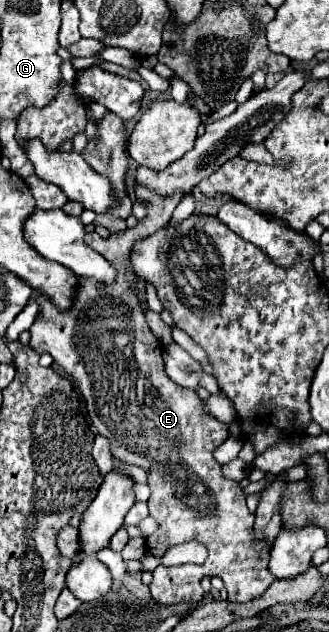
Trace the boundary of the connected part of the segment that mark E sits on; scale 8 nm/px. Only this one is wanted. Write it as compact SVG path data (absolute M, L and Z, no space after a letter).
M138 185L134 193L136 193L136 199L144 203L144 209L146 209L144 219L140 219L132 229L112 233L108 239L102 239L96 231L90 231L86 235L86 243L90 243L94 251L98 251L100 255L104 255L116 265L118 283L114 283L114 287L98 287L94 279L80 279L76 303L68 313L58 311L50 301L46 301L44 297L38 297L36 303L40 311L34 325L30 327L30 335L32 335L30 347L34 347L34 351L38 353L50 353L54 361L68 375L72 375L72 379L78 383L86 399L86 409L92 419L92 425L98 429L100 435L104 435L110 441L112 455L126 463L140 465L150 473L148 485L152 489L152 495L148 499L148 505L150 505L150 515L158 521L160 527L154 535L146 539L148 551L154 557L162 557L168 547L186 543L192 539L202 543L208 549L208 559L202 565L196 565L196 563L186 563L180 567L158 565L154 569L150 593L156 599L156 603L170 605L170 603L182 603L182 601L200 601L204 595L200 583L202 577L206 575L222 577L228 591L228 599L244 603L262 595L276 581L276 577L268 569L270 543L266 539L254 541L254 515L246 507L244 489L236 481L224 477L222 465L212 455L216 447L220 447L230 437L228 425L218 421L204 409L204 401L198 397L196 391L178 387L166 375L164 363L162 363L162 345L148 329L148 323L138 307L138 301L122 273L122 265L130 265L128 257L130 257L130 247L134 245L134 239L152 235L158 227L164 227L170 221L172 211L178 205L182 195L174 195L174 199L162 199L160 195L154 195L152 191L146 191L146 187L138 187Z

